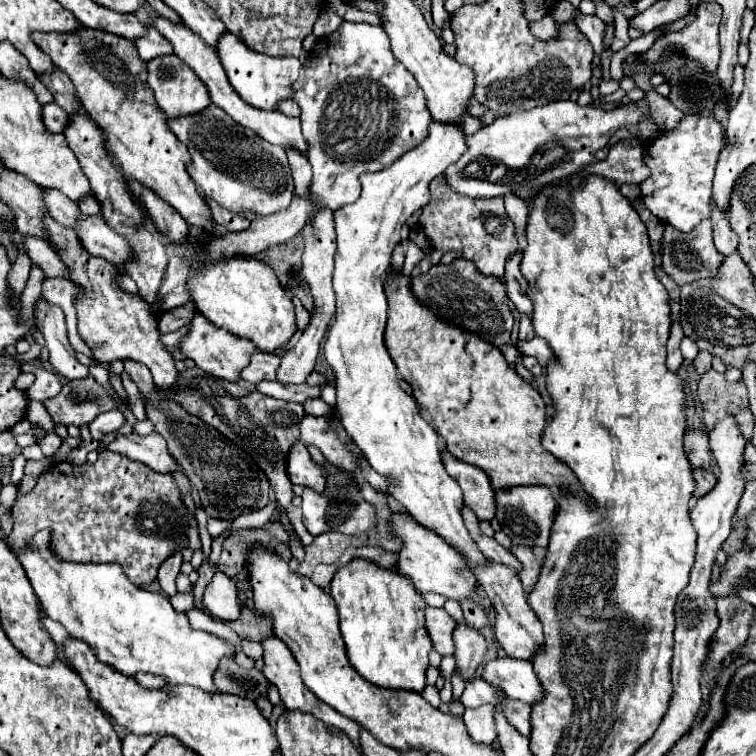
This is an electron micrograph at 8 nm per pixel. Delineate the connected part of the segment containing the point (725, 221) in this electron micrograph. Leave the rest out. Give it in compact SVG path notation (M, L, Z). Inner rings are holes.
M713 206L713 214L711 214L711 222L713 222L713 236L715 236L715 248L719 250L719 254L727 256L737 252L737 244L739 238L737 234L731 230L729 226L729 216L723 214L719 208Z

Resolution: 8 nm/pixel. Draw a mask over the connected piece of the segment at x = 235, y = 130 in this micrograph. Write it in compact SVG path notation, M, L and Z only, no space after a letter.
M209 104L207 110L167 120L171 132L189 148L191 162L187 170L201 196L211 196L223 208L235 214L275 214L289 206L293 182L287 154L281 146L269 144L253 130L233 122L225 110Z

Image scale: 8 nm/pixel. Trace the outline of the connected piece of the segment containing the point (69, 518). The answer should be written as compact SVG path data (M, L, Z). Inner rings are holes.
M103 450L95 464L57 462L47 472L37 476L35 488L29 494L17 494L13 506L13 530L9 534L11 546L25 546L31 536L43 528L53 530L51 548L61 560L69 562L117 562L135 586L149 586L157 578L159 566L175 552L189 548L201 550L201 538L195 514L183 504L181 492L169 474L159 474L141 462L129 460L121 454Z

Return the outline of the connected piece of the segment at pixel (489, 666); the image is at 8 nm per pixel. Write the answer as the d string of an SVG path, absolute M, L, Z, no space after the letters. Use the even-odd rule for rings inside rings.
M495 658L483 666L483 680L491 686L501 686L501 690L515 700L533 704L543 698L543 688L533 672L531 662L519 662L517 658Z

